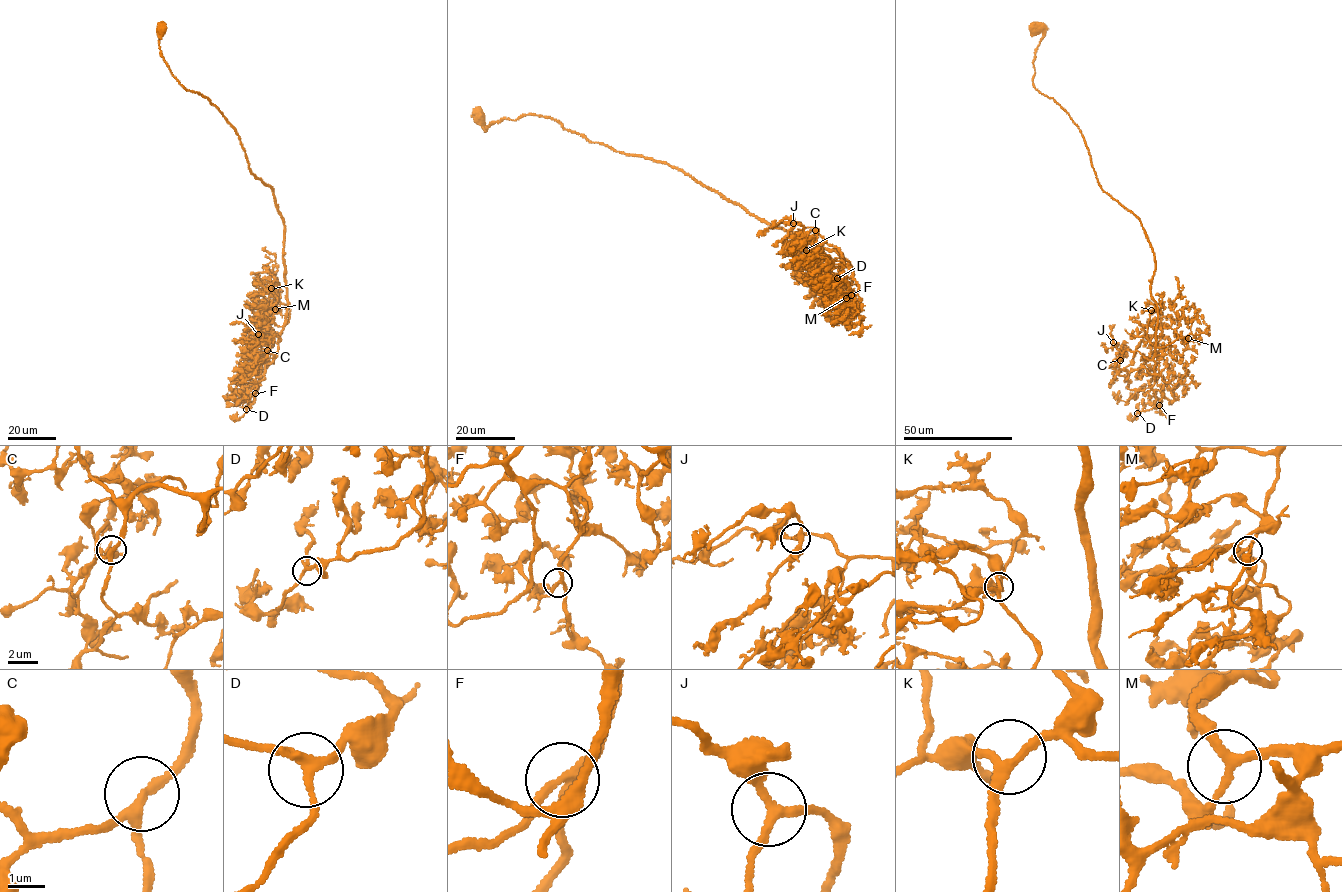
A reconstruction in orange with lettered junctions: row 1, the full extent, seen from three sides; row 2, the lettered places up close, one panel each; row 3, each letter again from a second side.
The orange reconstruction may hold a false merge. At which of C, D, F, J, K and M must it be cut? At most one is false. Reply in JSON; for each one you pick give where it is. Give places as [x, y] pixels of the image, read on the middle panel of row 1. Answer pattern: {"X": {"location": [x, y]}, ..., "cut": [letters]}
{"cut": []}

